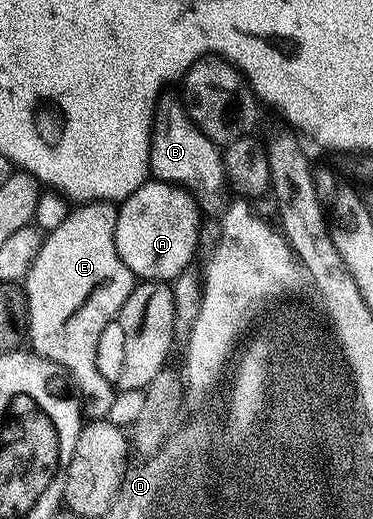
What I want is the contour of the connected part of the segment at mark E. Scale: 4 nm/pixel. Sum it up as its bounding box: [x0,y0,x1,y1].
[25,202,137,421]

